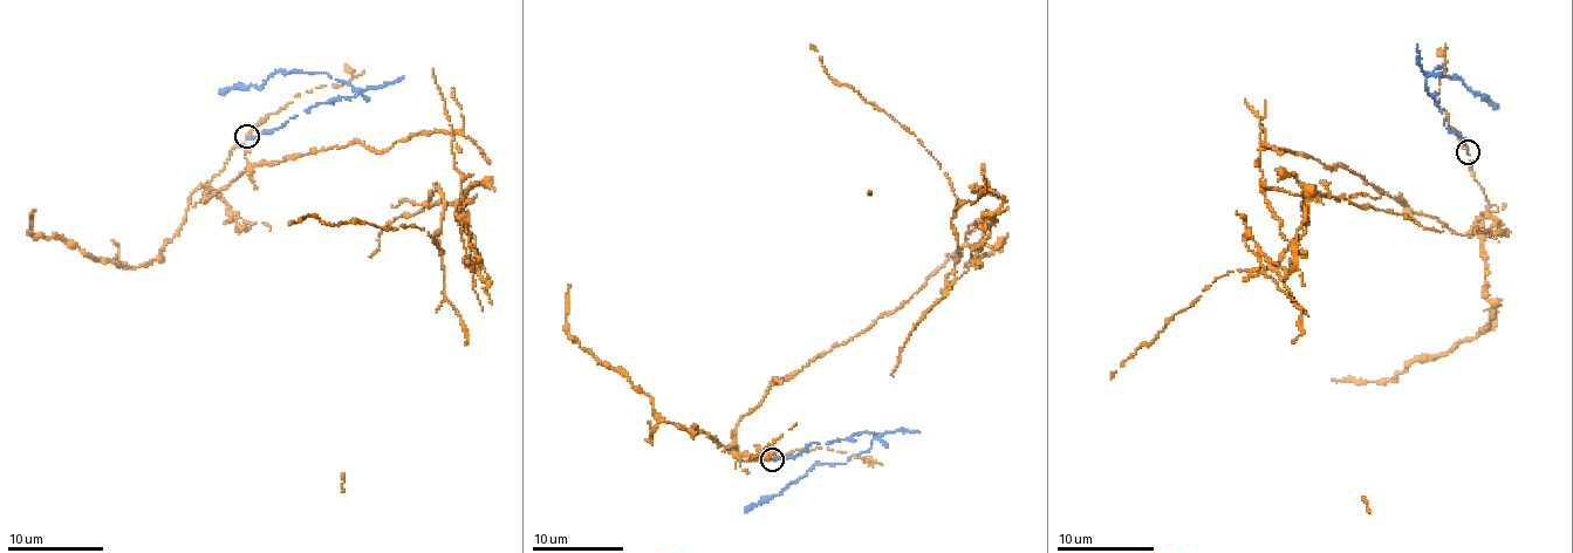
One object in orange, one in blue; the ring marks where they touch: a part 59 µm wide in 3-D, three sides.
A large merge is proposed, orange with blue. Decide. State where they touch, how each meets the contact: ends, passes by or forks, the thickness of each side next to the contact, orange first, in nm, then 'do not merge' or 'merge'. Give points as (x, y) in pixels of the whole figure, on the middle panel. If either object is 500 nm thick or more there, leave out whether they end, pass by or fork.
place (772, 459); orange passes by; blue ends; calibres 160 and 180 nm; do not merge

